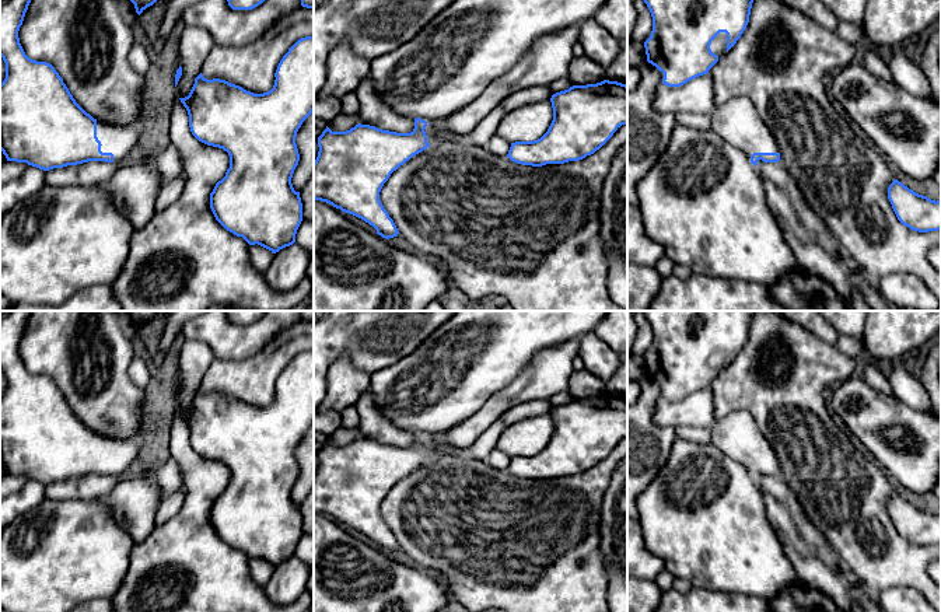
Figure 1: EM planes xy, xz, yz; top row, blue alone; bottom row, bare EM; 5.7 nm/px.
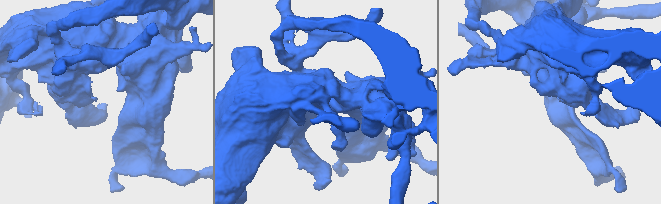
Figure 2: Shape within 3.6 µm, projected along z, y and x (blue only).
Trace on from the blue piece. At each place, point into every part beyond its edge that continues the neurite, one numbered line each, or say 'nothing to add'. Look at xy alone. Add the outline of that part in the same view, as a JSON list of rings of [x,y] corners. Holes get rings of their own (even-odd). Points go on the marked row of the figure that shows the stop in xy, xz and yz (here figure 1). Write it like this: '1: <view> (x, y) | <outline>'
1: xy (118, 139) | [[[97,120],[97,137],[102,153],[112,153],[113,162],[123,164],[130,151],[139,144],[141,129],[139,120],[129,125],[111,125]]]

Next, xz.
1: xz (433, 128) | [[[423,119],[427,122],[427,126],[424,129],[427,134],[427,143],[430,146],[434,146],[440,141],[440,132],[441,132],[441,122],[442,120],[434,120],[434,119]]]

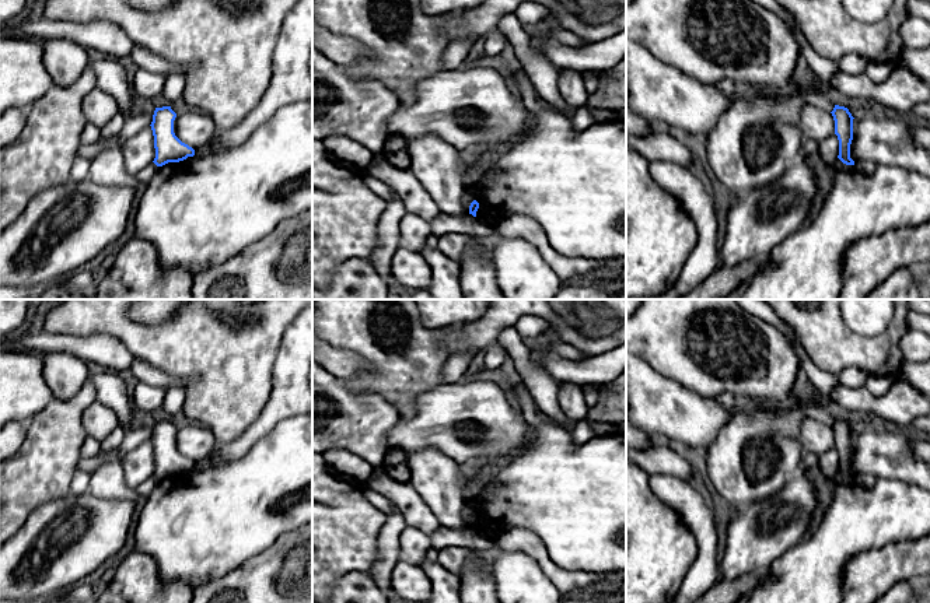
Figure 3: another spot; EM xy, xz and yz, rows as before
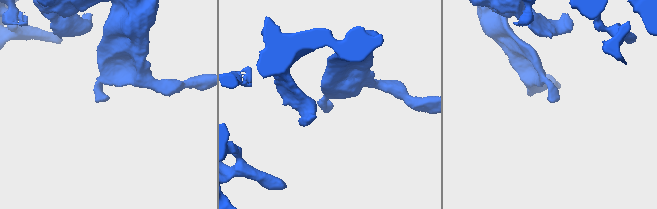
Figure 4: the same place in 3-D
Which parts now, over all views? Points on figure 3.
nothing to add

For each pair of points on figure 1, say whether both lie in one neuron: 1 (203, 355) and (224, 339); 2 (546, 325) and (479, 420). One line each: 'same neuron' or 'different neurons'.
1: different neurons
2: different neurons

